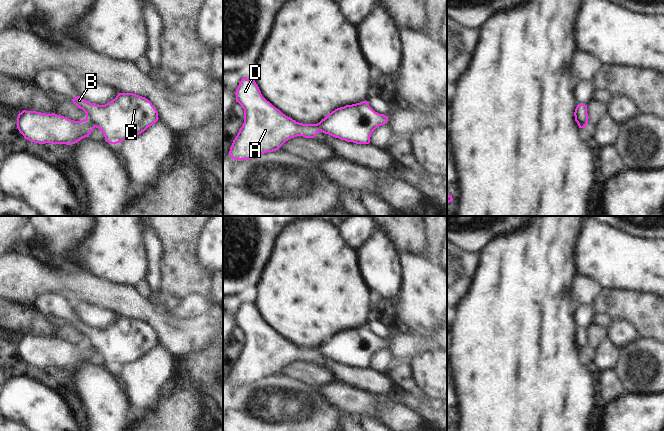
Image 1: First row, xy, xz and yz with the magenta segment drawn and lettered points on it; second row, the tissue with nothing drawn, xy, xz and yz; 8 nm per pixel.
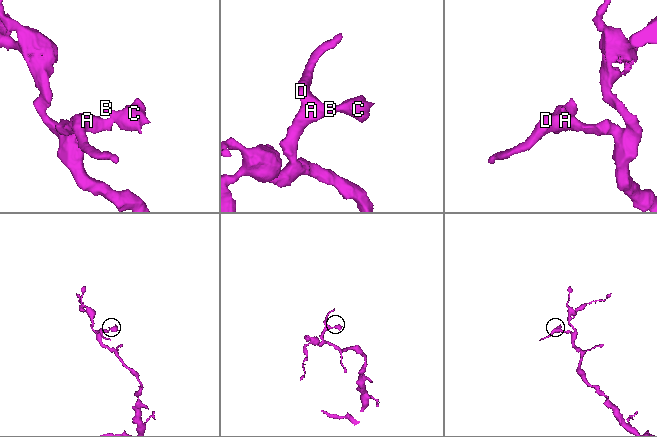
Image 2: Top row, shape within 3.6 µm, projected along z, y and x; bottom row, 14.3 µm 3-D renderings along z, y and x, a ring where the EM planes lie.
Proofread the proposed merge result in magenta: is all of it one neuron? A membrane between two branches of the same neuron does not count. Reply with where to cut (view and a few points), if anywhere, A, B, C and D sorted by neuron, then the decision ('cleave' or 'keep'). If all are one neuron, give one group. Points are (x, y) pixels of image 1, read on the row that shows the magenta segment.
cut xy (86, 118), (95, 126); groups A D / B C; cleave

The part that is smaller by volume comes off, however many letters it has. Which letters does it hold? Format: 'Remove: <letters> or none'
Remove: B, C

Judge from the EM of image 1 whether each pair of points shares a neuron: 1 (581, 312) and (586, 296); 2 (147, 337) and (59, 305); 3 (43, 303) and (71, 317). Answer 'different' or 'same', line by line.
1: different
2: same
3: same

